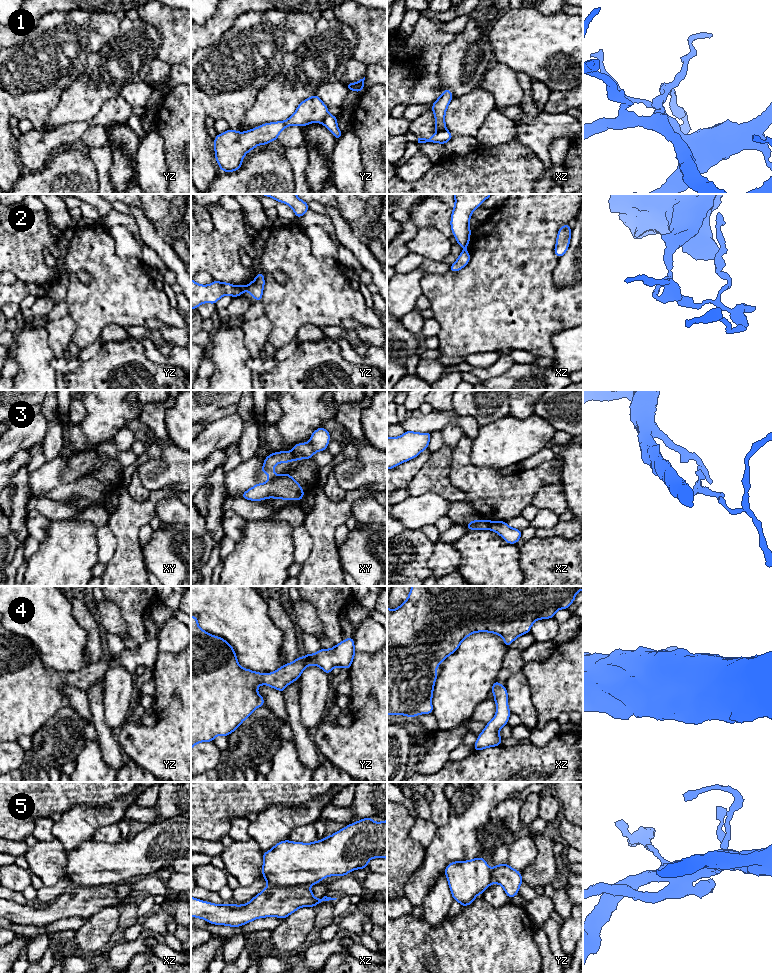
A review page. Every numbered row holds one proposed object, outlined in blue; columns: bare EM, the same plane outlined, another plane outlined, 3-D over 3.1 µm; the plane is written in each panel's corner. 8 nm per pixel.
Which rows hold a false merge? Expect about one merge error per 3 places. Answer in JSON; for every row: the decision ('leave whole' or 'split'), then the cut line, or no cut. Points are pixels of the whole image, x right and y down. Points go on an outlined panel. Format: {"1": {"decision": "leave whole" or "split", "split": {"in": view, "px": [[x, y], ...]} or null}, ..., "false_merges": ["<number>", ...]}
{"1": {"decision": "split", "split": {"in": "yz", "px": [[327, 113], [321, 122]]}}, "2": {"decision": "split", "split": {"in": "yz", "px": [[245, 286], [246, 289]]}}, "3": {"decision": "split", "split": {"in": "xy", "px": [[292, 451], [297, 459]]}}, "4": {"decision": "leave whole", "split": null}, "5": {"decision": "split", "split": {"in": "xz", "px": [[268, 885], [307, 886]]}}, "false_merges": ["1", "2", "3", "5"]}

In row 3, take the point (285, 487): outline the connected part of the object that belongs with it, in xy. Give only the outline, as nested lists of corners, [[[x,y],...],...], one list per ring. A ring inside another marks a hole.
[[[280,451],[271,453],[264,459],[264,464],[261,472],[268,474],[268,481],[266,483],[258,483],[245,491],[241,498],[251,501],[260,501],[268,498],[283,499],[283,500],[302,500],[304,490],[300,484],[289,475],[284,473],[282,475],[274,474],[274,467],[279,463],[288,463],[297,461],[293,451]]]

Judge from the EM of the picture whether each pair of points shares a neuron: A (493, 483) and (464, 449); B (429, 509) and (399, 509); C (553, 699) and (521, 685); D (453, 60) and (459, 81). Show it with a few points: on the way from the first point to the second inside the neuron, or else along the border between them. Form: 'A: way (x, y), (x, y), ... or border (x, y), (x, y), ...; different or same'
A: way (481, 483), (462, 466), (462, 461); same
B: way (422, 509), (406, 509); same
C: border (521, 671), (527, 679), (535, 711); different
D: way (458, 65), (459, 76); same

